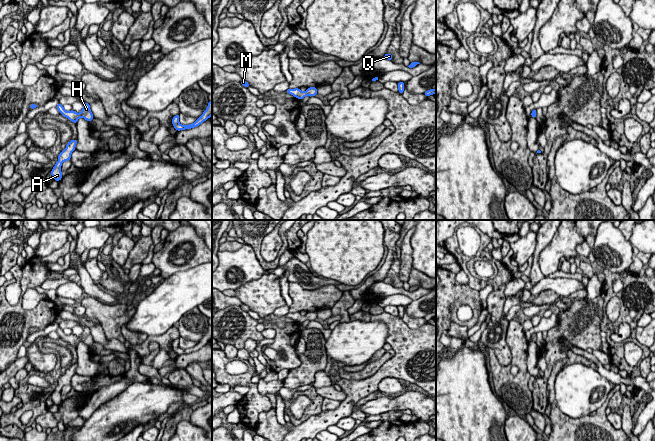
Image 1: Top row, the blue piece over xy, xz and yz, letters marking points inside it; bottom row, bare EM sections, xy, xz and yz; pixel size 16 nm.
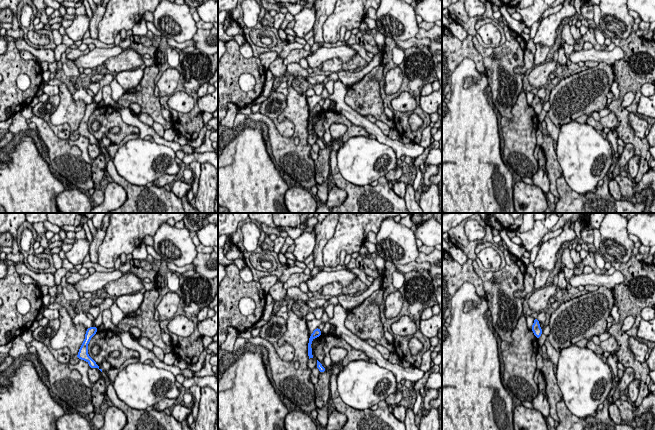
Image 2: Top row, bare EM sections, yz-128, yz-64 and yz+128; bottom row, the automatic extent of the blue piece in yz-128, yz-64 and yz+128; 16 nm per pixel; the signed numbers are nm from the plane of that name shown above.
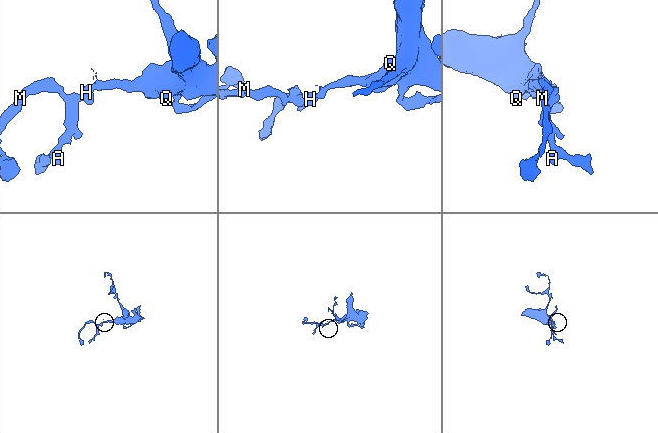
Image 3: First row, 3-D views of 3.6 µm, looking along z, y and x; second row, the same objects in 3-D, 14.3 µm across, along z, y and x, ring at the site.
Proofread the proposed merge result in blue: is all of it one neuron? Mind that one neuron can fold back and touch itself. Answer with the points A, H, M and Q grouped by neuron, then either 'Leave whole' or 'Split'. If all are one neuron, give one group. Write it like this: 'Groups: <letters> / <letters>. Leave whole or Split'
Groups: A H M Q. Leave whole

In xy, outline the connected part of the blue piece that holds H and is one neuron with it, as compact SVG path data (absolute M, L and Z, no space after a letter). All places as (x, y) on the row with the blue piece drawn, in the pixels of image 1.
M60 103L57 104L56 106L57 110L60 112L61 115L64 117L68 118L70 121L73 123L77 123L79 118L84 118L86 121L92 121L94 119L94 116L91 112L90 109L90 104L89 103L84 103L83 109L81 110L80 113L75 112L74 110L66 111Z

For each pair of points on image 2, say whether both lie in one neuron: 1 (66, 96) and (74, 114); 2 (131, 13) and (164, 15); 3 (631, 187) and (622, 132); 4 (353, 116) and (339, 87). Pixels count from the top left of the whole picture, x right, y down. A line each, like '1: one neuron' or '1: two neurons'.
1: one neuron
2: two neurons
3: two neurons
4: one neuron

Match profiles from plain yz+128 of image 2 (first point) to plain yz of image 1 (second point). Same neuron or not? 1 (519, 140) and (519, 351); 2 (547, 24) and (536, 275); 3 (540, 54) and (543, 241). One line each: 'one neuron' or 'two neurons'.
1: one neuron
2: two neurons
3: one neuron

